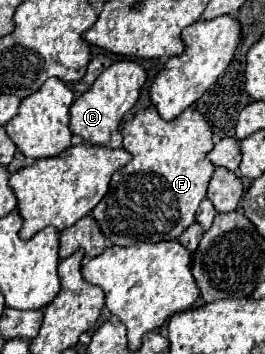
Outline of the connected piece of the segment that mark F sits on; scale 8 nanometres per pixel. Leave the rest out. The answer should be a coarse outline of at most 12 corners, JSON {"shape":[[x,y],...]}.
{"shape":[[195,109],[121,127],[133,159],[91,211],[113,245],[177,239],[215,171]]}

